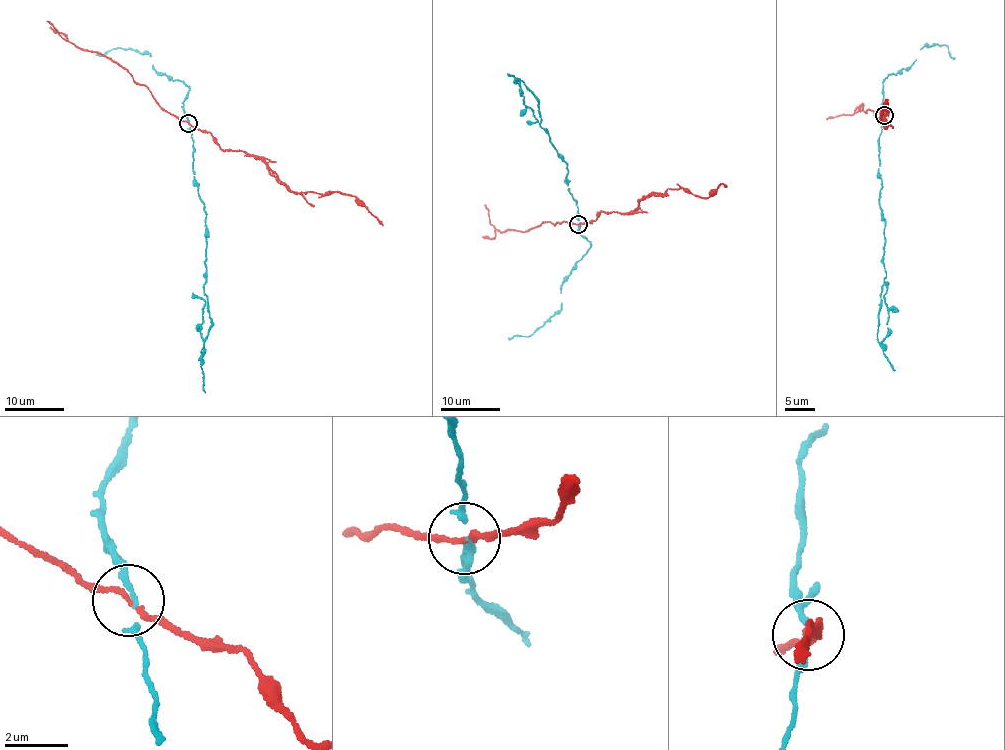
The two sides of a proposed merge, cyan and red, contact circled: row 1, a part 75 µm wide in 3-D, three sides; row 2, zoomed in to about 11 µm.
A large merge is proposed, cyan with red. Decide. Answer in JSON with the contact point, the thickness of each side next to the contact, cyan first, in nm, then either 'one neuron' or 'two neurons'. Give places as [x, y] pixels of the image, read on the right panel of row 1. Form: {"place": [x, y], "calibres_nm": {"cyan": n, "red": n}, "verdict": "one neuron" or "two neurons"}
{"place": [884, 115], "calibres_nm": {"cyan": 120, "red": 150}, "verdict": "two neurons"}

